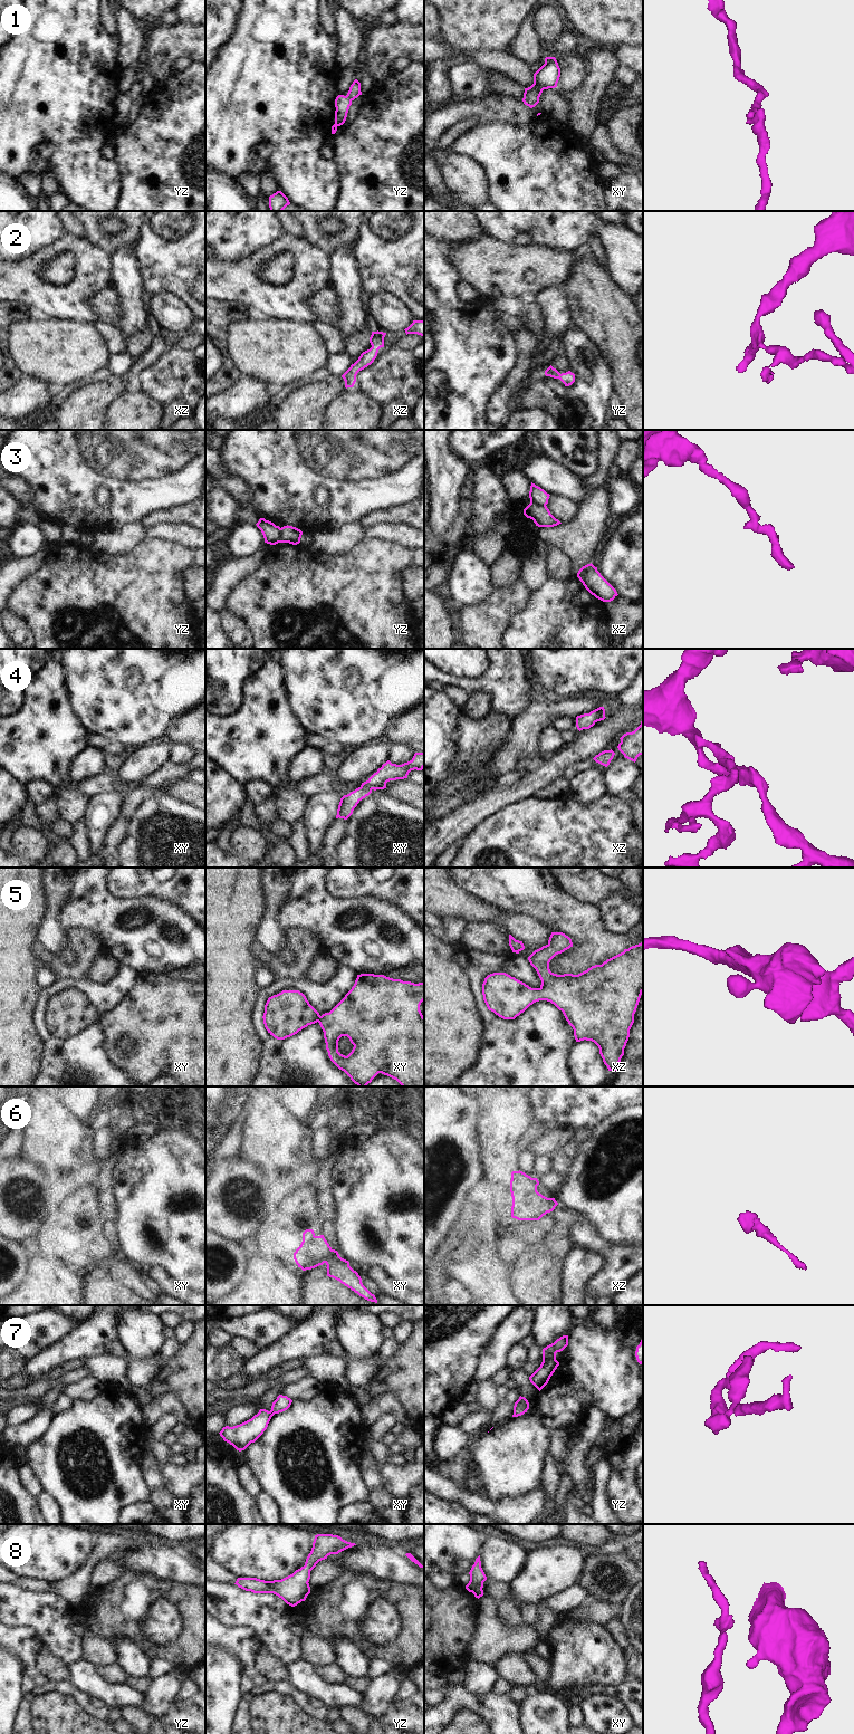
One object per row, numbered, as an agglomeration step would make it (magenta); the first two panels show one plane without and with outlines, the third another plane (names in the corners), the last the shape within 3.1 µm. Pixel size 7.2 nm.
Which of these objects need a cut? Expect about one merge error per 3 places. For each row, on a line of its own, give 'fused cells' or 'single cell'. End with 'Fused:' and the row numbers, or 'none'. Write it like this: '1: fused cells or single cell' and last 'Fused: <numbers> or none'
1: single cell
2: single cell
3: fused cells
4: single cell
5: single cell
6: single cell
7: single cell
8: single cell
Fused: 3

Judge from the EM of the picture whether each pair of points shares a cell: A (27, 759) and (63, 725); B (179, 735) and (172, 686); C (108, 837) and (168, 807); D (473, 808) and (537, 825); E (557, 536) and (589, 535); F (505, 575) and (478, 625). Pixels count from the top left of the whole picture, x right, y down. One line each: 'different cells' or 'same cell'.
A: same cell
B: different cells
C: different cells
D: different cells
E: same cell
F: different cells

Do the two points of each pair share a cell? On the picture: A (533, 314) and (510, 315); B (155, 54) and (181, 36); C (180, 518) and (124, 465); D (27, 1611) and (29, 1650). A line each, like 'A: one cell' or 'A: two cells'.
A: one cell
B: one cell
C: two cells
D: two cells

